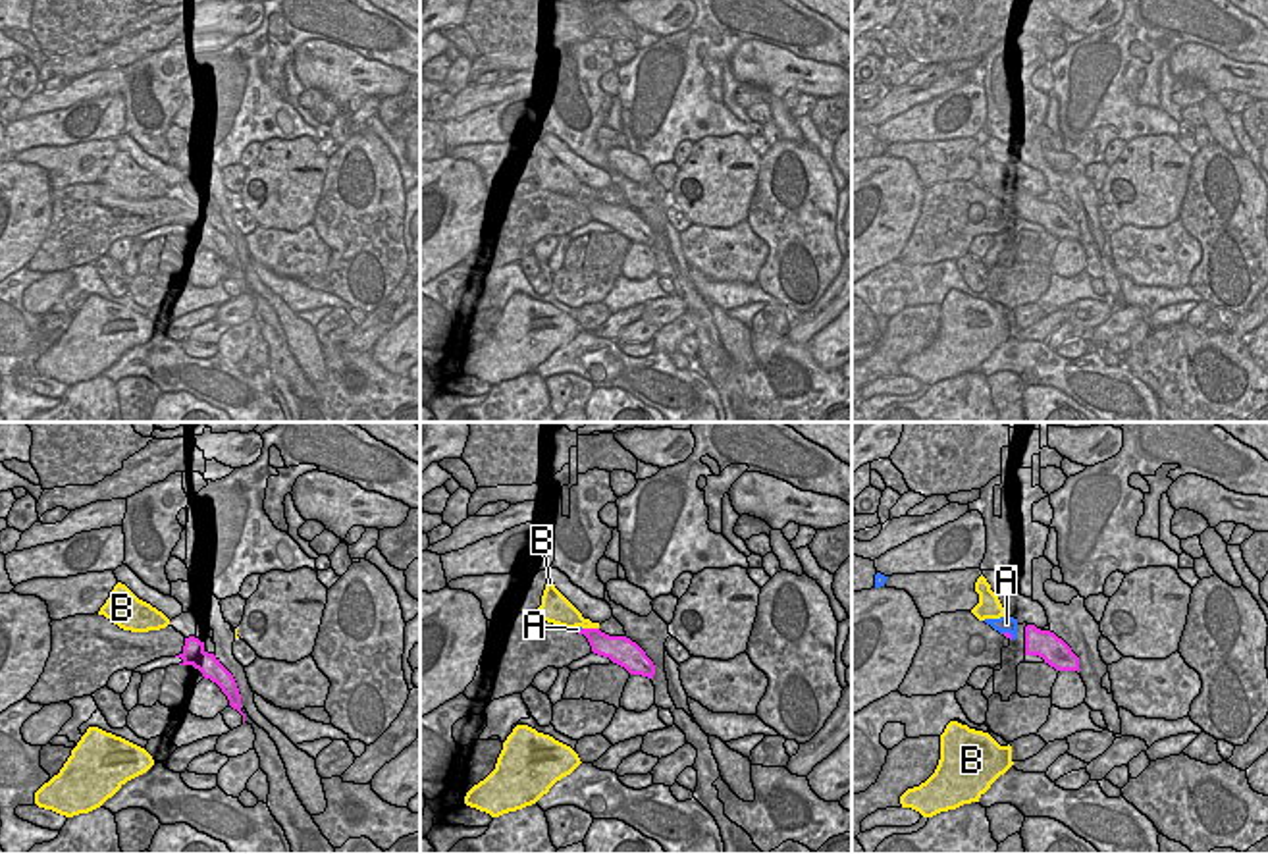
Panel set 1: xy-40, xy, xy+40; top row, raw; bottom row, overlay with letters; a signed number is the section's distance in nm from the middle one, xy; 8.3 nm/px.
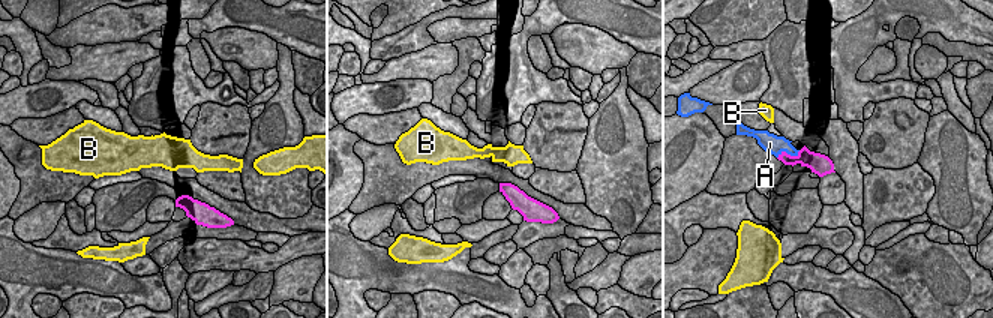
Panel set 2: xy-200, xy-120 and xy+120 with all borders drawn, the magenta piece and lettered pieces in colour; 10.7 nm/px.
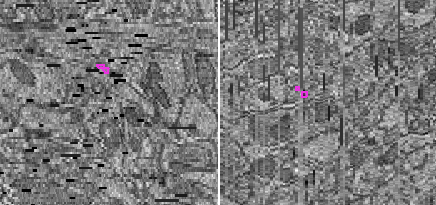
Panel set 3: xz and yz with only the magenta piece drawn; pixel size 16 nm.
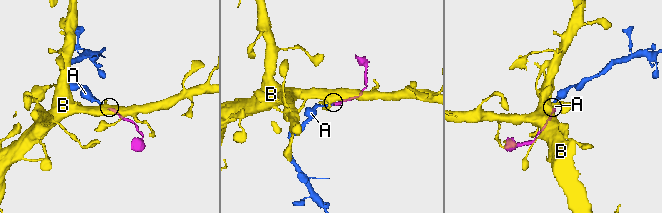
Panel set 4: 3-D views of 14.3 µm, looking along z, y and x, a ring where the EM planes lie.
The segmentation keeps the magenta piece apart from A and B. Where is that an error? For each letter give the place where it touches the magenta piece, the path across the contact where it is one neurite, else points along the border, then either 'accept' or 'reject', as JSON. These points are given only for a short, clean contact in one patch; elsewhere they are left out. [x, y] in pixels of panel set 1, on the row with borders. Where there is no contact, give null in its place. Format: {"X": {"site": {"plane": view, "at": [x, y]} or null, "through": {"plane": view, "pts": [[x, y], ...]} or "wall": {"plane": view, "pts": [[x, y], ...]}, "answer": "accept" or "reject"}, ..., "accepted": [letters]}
{"A": {"site": {"plane": "xy+40", "at": [1008, 633]}, "through": {"plane": "xy+40", "pts": [[1006, 635], [1008, 633], [1006, 623]]}, "answer": "accept"}, "B": {"site": {"plane": "xy", "at": [590, 629]}, "answer": "reject"}, "accepted": ["A"]}

